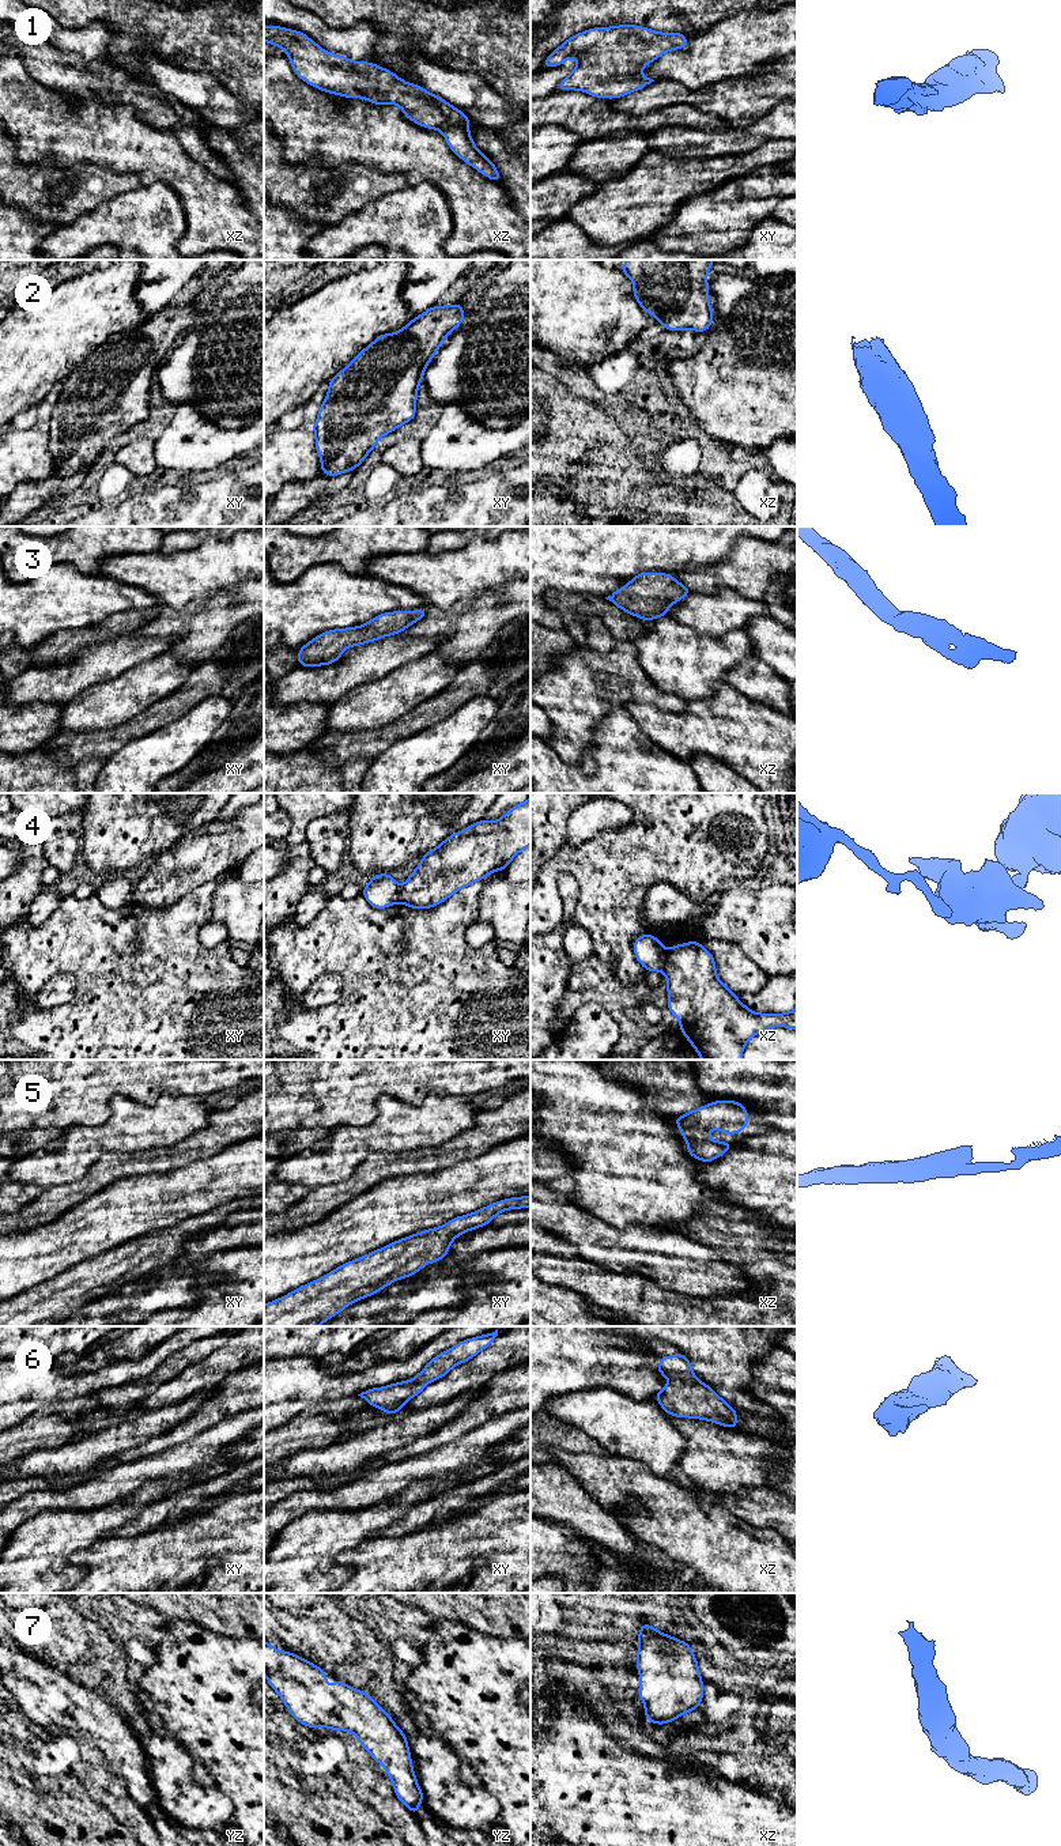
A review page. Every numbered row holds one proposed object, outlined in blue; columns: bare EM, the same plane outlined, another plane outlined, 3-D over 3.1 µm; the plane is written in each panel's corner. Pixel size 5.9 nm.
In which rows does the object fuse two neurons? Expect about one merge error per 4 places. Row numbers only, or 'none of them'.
4

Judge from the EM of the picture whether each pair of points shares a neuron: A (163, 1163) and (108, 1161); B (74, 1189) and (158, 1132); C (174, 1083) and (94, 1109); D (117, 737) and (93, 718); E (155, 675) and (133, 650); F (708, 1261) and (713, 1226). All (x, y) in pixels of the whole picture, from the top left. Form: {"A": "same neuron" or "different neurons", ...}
{"A": "same neuron", "B": "different neurons", "C": "same neuron", "D": "different neurons", "E": "different neurons", "F": "different neurons"}

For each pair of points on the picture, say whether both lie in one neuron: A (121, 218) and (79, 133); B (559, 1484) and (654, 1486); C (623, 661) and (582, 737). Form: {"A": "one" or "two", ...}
{"A": "two", "B": "two", "C": "one"}

